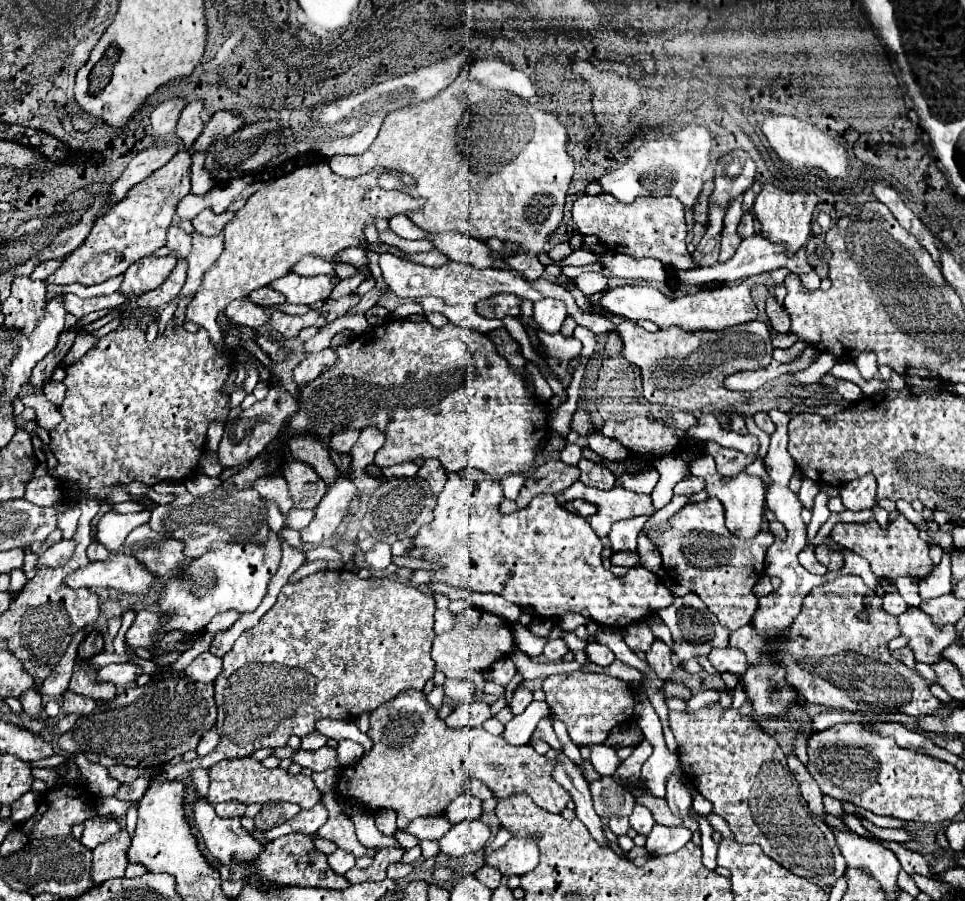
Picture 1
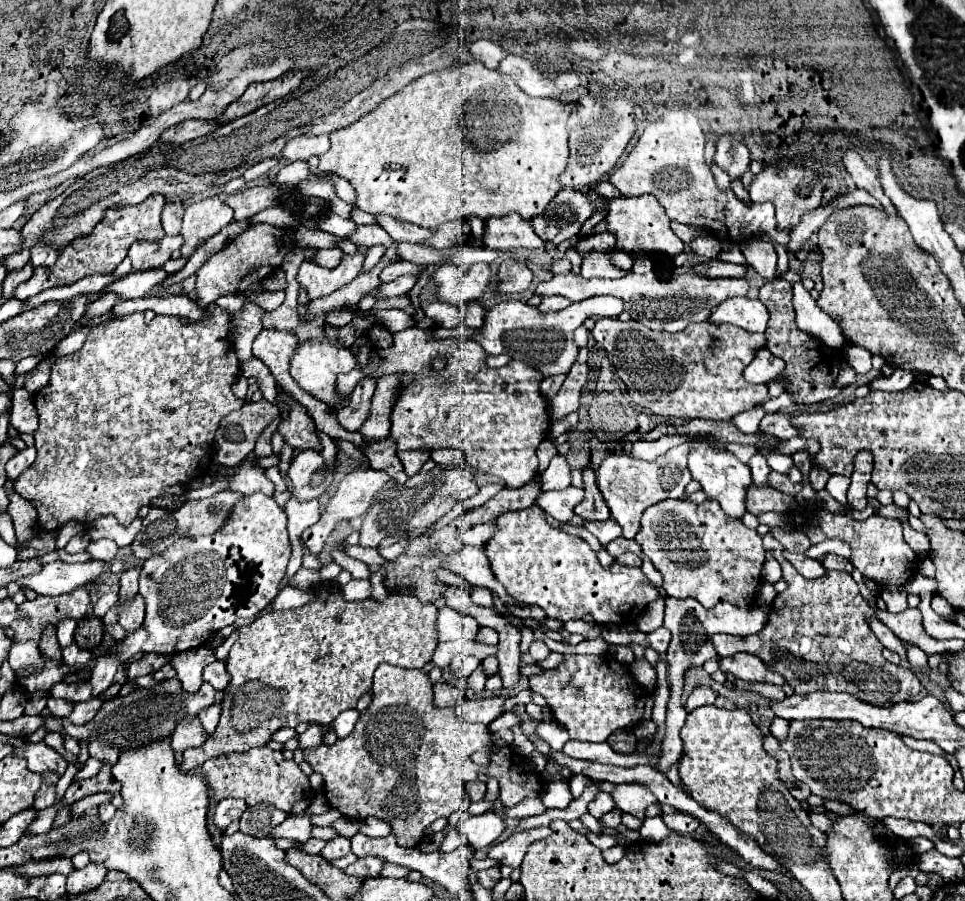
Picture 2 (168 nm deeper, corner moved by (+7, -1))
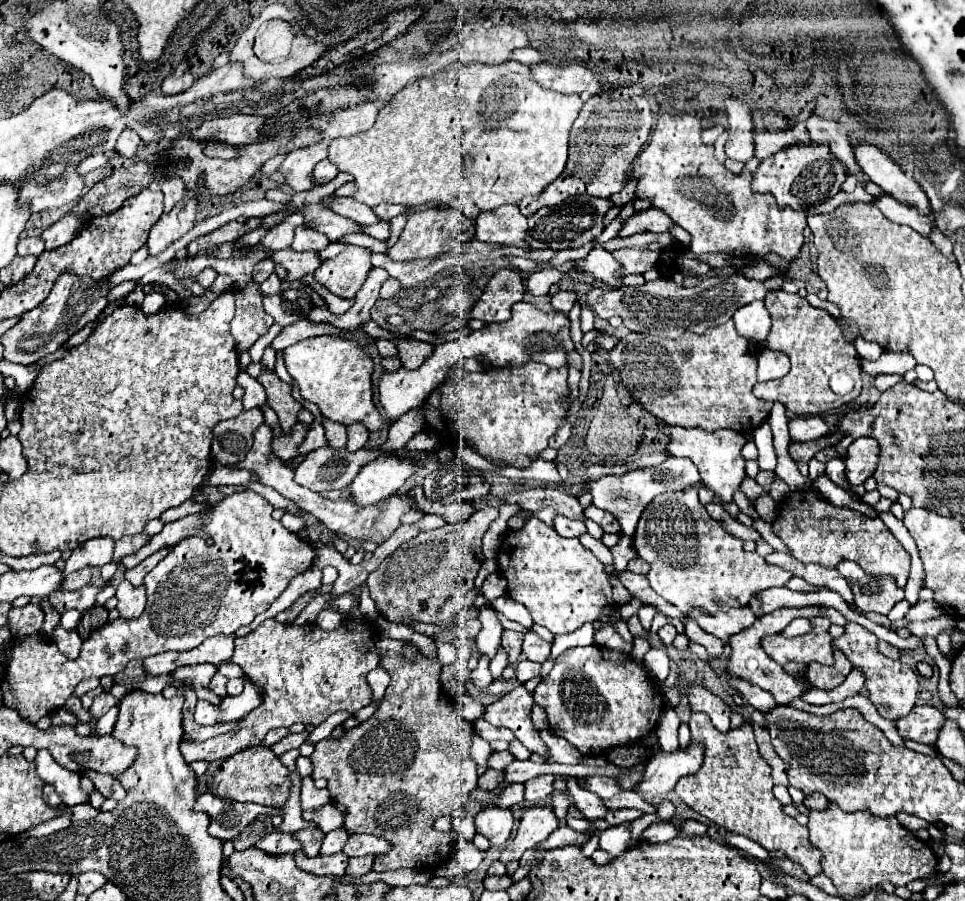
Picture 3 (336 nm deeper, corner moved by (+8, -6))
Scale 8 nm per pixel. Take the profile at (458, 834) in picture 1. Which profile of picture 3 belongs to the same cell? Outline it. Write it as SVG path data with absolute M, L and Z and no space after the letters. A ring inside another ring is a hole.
M487 808L475 816L477 834L485 836L493 846L507 842L513 828L513 814L505 808Z

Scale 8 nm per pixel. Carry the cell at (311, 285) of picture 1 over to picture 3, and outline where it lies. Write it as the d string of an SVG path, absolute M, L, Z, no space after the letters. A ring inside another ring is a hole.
M349 246L339 256L325 260L317 272L315 280L329 292L341 298L355 298L357 290L363 286L371 270L371 250L361 246Z

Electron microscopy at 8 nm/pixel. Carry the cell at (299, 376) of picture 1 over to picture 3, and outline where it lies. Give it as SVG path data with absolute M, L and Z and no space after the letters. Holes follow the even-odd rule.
M315 336L289 346L283 352L283 358L287 372L299 384L301 396L317 404L325 418L345 426L351 422L361 422L367 430L379 430L385 424L373 404L373 362L359 342L343 336Z

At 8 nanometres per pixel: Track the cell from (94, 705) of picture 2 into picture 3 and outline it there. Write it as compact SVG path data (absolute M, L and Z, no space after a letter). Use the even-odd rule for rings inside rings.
M103 692L103 694L99 694L95 700L93 700L93 704L91 704L91 708L89 708L89 714L93 716L93 718L101 718L109 708L113 708L117 704L117 700L109 694L109 692Z

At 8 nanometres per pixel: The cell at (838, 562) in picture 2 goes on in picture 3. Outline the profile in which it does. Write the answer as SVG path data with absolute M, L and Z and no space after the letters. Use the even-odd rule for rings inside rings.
M841 562L837 572L849 582L849 588L855 594L855 606L863 612L889 614L895 602L903 598L903 590L895 586L891 578L875 578L865 574L855 562Z

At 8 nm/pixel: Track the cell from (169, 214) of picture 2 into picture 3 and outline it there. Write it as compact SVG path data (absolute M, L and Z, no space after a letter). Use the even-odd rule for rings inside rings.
M173 176L173 178L161 178L159 180L159 186L161 186L161 192L165 194L165 212L173 210L173 206L177 206L177 202L181 202L181 198L185 196L185 186L183 186L183 180Z

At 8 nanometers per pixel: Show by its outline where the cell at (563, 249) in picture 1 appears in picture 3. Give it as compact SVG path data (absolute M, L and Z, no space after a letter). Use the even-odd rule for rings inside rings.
M649 208L643 212L637 212L635 216L627 218L625 226L619 230L619 236L633 236L637 232L669 232L673 226L673 220L657 210L657 208Z

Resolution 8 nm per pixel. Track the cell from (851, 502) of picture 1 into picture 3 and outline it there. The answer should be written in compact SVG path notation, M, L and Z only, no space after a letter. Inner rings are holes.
M857 438L847 450L847 480L851 486L861 486L877 468L879 446L871 438Z

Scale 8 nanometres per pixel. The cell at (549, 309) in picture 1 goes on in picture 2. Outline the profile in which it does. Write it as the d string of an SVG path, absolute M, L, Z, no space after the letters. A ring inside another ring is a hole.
M552 295L552 297L544 297L544 301L540 303L540 309L542 311L560 311L568 305L570 305L570 299L566 299L562 295Z

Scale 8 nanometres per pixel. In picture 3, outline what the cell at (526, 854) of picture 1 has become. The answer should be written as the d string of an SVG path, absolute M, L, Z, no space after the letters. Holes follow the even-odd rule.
M535 806L529 808L519 824L517 836L513 838L513 842L501 850L499 860L503 864L509 864L513 860L519 860L523 856L523 852L543 840L549 838L549 834L557 828L557 818L553 814L553 810L549 806Z

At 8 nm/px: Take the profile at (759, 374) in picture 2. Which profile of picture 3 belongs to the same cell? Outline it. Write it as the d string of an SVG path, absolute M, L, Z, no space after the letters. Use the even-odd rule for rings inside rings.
M763 350L759 356L759 366L757 366L757 380L767 382L781 378L789 372L789 358L781 352L773 350Z

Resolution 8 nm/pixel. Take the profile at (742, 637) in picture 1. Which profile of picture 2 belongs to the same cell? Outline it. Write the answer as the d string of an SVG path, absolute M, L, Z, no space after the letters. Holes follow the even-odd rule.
M770 533L764 535L764 547L780 561L788 589L780 593L780 607L772 607L762 633L750 637L714 635L712 645L720 657L730 657L740 651L756 653L772 669L778 669L798 695L812 691L844 691L870 705L890 707L900 701L912 701L912 697L920 693L920 681L914 671L892 665L882 657L882 643L864 619L872 609L862 599L850 573L828 571L824 577L806 579L782 557L784 547Z

